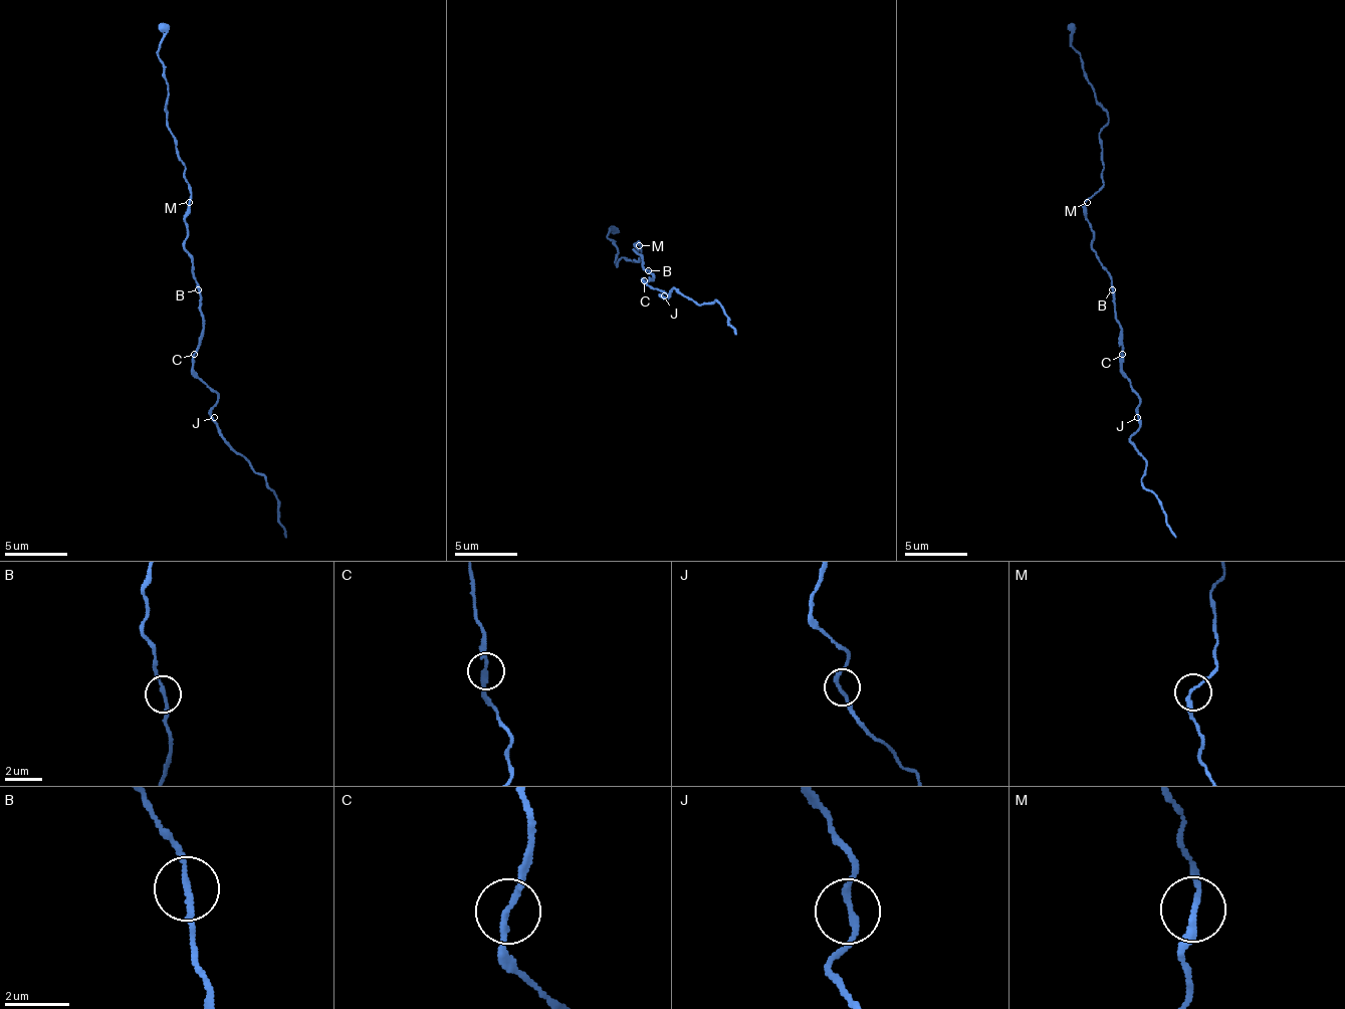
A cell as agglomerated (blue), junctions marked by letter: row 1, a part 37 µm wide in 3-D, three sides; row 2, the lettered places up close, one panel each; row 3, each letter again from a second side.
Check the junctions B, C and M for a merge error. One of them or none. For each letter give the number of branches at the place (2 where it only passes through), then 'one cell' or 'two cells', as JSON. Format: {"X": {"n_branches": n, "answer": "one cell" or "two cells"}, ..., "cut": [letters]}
{"B": {"n_branches": 2, "answer": "one cell"}, "C": {"n_branches": 2, "answer": "one cell"}, "M": {"n_branches": 2, "answer": "one cell"}, "cut": []}

